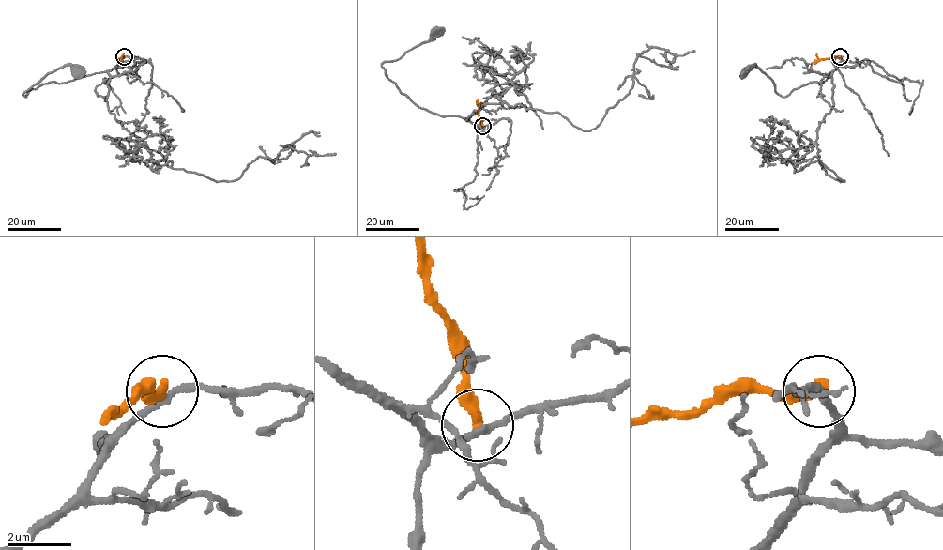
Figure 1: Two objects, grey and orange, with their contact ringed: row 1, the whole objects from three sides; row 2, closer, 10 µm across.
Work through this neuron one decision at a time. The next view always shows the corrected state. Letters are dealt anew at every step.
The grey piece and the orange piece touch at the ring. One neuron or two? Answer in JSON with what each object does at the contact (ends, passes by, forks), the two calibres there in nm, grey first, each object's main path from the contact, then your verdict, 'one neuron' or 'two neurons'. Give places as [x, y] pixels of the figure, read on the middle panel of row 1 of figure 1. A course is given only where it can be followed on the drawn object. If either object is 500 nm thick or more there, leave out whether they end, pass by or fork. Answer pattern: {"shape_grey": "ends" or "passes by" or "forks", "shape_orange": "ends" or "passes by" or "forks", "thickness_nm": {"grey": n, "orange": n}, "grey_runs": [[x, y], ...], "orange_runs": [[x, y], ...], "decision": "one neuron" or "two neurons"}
{"shape_grey": "passes by", "shape_orange": "ends", "thickness_nm": {"grey": 200, "orange": 400}, "grey_runs": [[483, 126], [419, 108], [385, 73], [385, 62], [399, 59], [429, 40], [434, 31]], "orange_runs": [[482, 126], [478, 100], [476, 103]], "decision": "two neurons"}

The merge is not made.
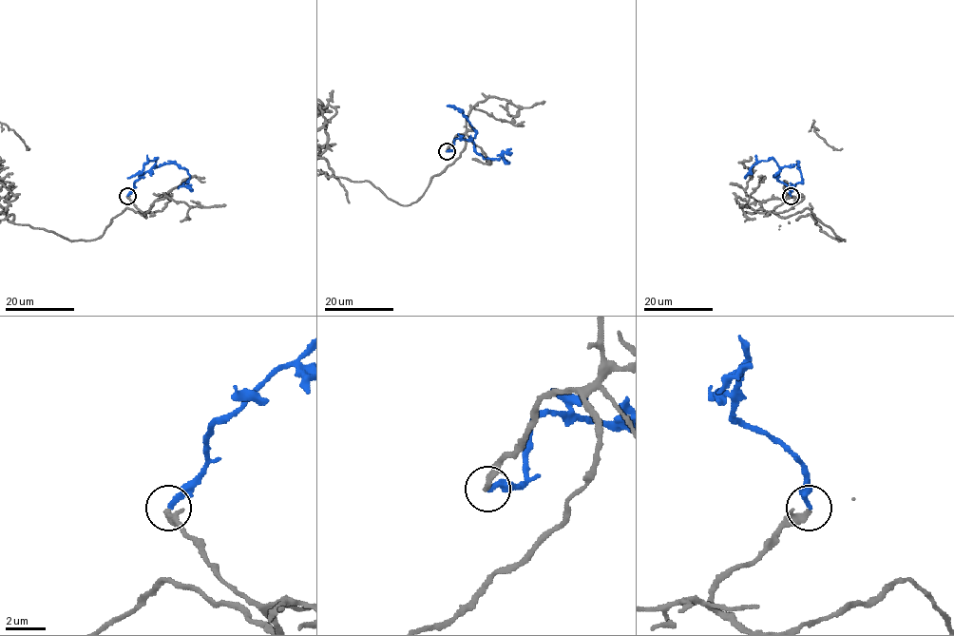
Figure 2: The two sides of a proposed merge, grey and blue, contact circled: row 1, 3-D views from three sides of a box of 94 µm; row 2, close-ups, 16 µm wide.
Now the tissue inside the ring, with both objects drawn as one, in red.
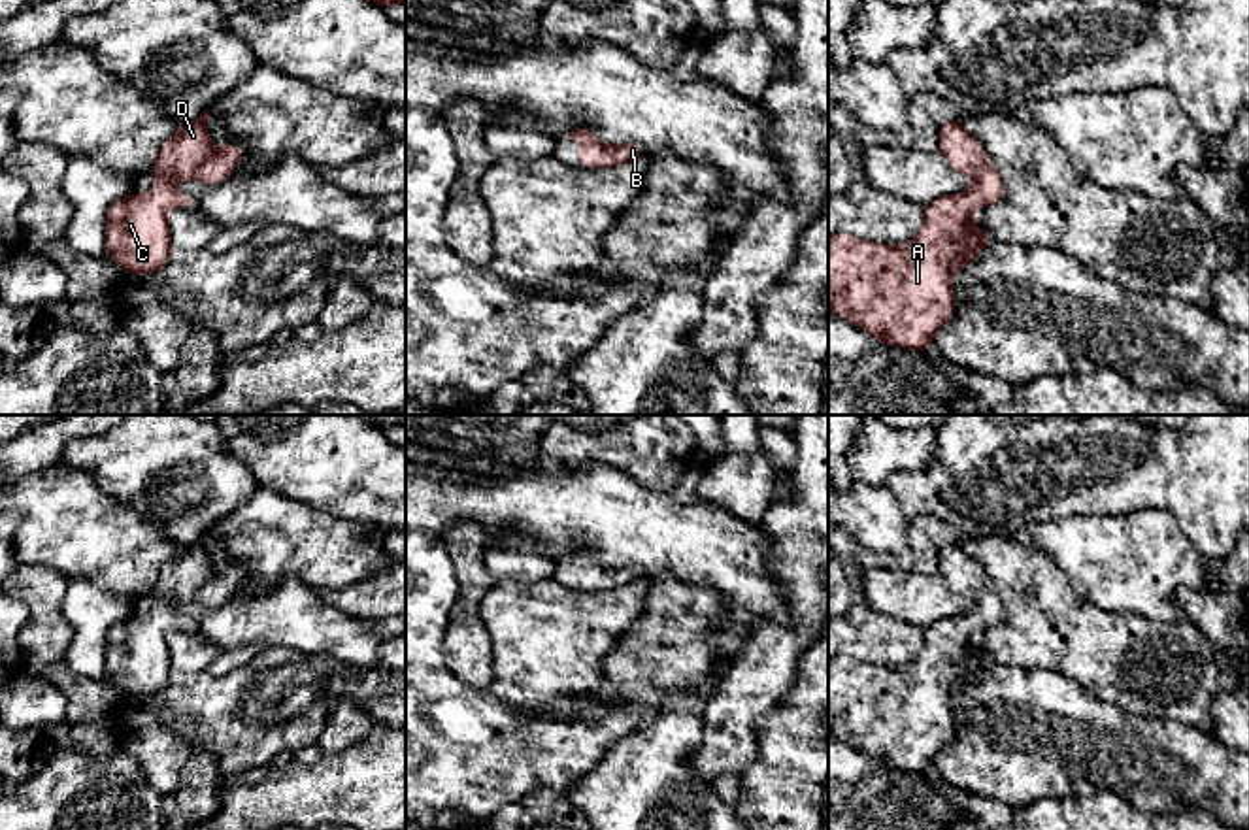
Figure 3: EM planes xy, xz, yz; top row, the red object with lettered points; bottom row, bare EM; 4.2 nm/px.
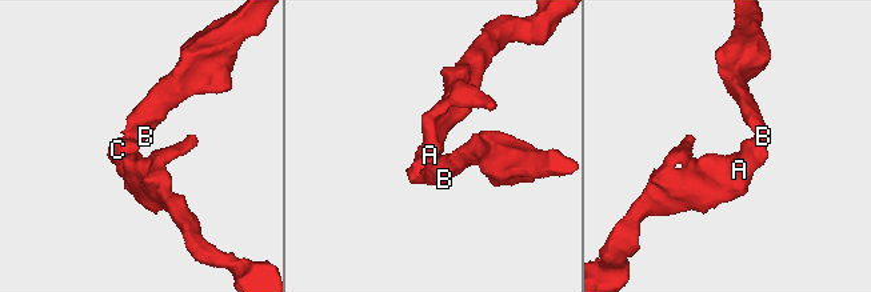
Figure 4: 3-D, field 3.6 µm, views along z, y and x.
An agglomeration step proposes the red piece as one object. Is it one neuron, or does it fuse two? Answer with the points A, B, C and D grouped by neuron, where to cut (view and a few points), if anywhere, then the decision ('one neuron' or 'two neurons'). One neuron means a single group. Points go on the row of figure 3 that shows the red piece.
A B C D; no cut; one neuron

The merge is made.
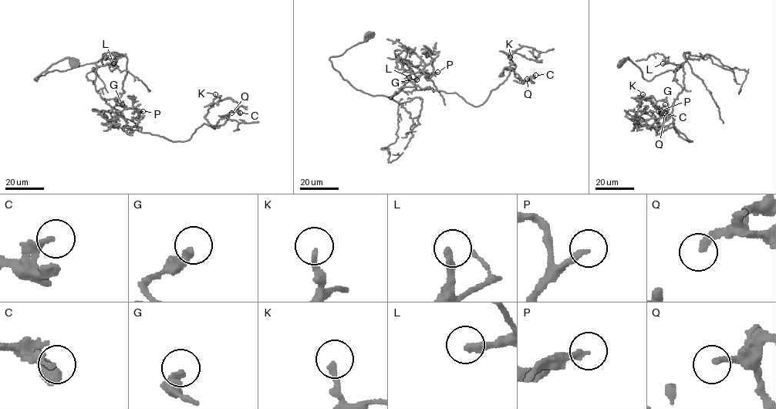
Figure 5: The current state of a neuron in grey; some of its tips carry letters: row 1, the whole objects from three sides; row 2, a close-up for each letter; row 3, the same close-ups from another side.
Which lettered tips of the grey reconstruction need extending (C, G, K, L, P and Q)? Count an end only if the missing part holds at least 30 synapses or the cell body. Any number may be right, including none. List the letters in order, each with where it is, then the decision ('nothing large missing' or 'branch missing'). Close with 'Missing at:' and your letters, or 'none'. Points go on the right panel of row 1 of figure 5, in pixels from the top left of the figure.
C: place (661, 113); nothing large missing
G: place (665, 104); branch missing
K: place (642, 94); nothing large missing
L: place (662, 63); branch missing
P: place (658, 111); branch missing
Q: place (664, 113); nothing large missing
Missing at: G, L, P

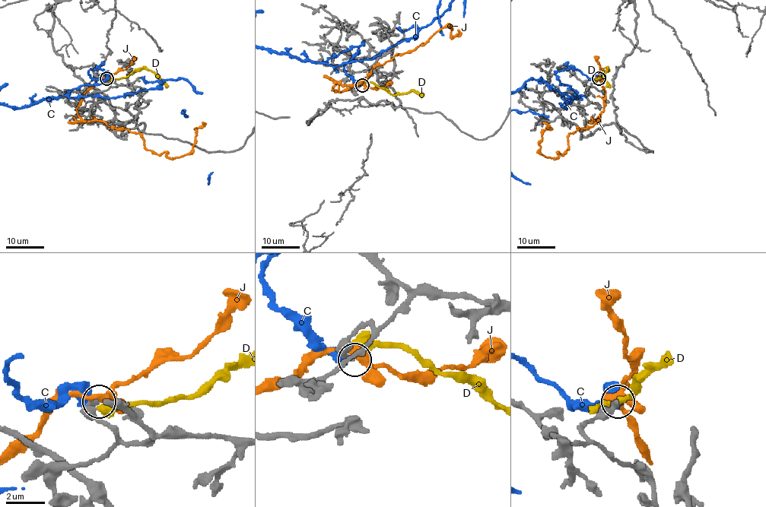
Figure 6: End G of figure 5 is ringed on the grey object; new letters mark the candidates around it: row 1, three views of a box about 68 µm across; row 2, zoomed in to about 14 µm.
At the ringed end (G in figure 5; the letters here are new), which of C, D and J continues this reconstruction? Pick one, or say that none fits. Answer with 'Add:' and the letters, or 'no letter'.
Add: no letter

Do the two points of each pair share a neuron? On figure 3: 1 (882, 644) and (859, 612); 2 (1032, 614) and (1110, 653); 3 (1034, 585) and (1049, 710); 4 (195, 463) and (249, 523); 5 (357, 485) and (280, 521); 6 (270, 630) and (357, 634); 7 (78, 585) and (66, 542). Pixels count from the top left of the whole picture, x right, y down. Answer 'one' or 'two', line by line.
1: one
2: one
3: two
4: two
5: two
6: one
7: two

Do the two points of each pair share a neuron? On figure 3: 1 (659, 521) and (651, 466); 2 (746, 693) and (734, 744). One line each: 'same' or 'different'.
1: different
2: same

